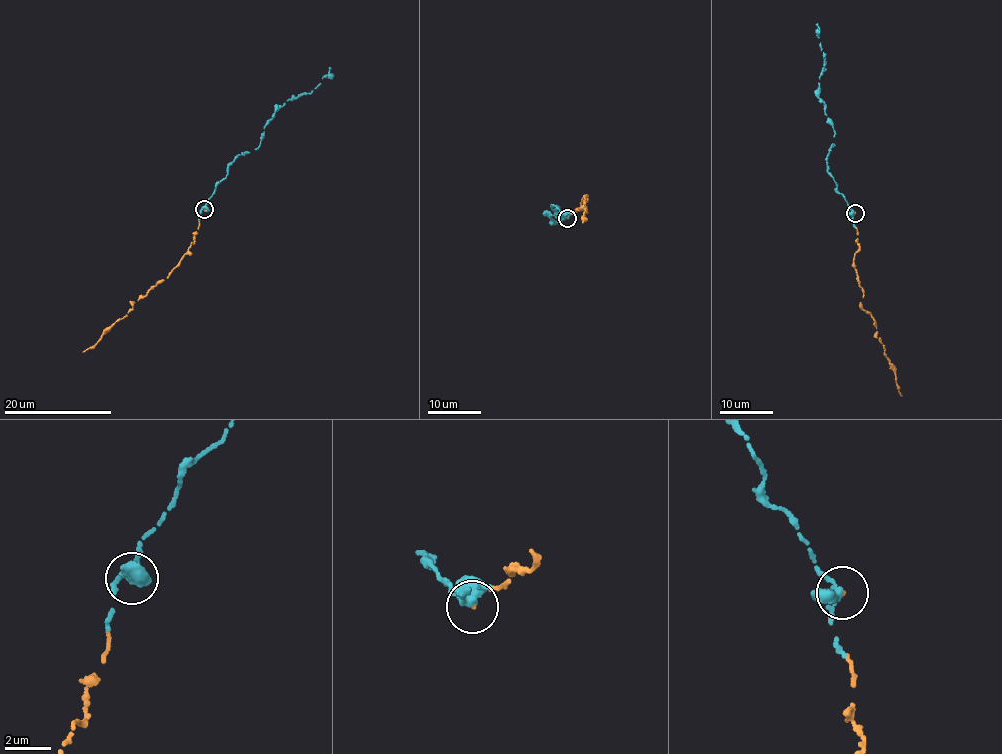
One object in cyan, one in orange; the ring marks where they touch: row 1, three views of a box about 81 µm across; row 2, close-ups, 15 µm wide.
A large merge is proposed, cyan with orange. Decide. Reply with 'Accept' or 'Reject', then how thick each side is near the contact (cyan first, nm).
Accept. Thickness 320 nm (cyan) against 90 nm

